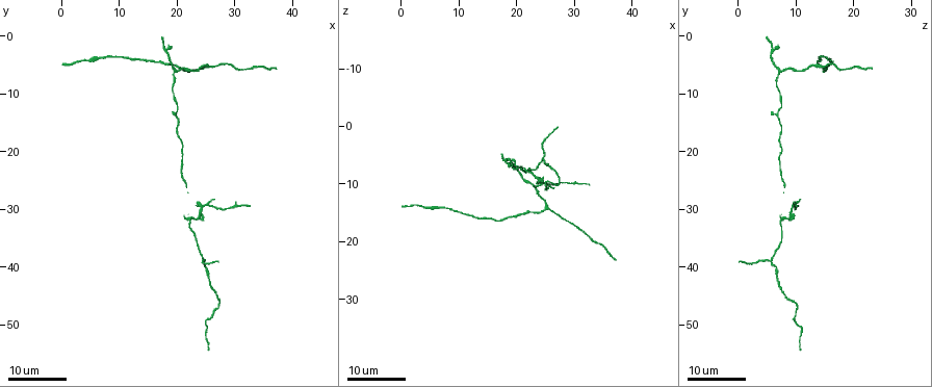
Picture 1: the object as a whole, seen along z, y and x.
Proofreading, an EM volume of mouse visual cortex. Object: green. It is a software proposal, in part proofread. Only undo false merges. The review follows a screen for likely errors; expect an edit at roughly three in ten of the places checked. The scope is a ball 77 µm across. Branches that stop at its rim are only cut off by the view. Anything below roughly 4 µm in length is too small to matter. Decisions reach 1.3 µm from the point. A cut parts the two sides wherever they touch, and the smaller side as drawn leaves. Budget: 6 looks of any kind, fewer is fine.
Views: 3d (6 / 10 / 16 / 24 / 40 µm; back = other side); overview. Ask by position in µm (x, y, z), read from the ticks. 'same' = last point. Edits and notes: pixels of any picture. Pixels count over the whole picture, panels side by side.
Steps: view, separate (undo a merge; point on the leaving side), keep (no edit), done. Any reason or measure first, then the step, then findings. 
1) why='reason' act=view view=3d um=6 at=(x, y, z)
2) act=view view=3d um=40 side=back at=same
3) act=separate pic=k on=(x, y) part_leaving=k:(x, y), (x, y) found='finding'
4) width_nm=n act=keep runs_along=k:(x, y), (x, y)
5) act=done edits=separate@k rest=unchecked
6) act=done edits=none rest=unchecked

why='three-way junction' act=view view=3d um=24 at=(19.5, 6.0, 7.5)

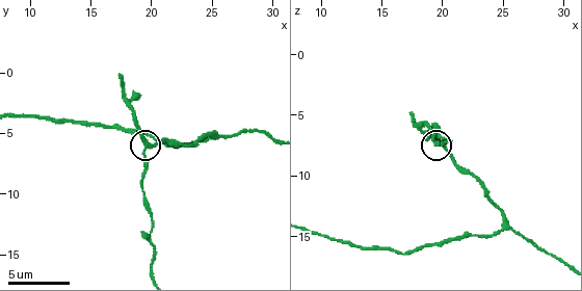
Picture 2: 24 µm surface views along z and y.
act=view view=3d um=6 at=same

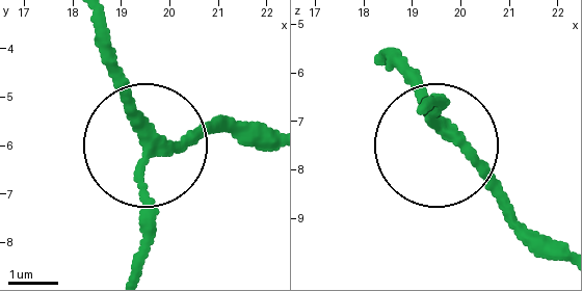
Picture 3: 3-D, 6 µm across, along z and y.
width_nm=220 act=keep found='continuous, no second neuron'

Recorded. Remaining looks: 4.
why='branch point' act=view view=3d um=24 at=(25.5, 5.5, 14.5)

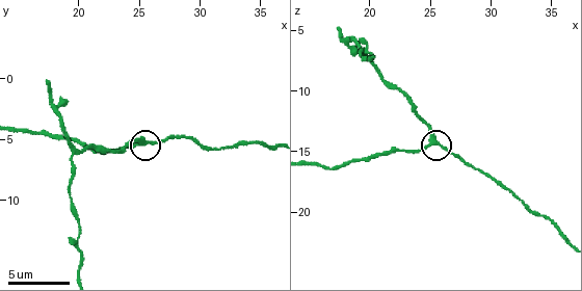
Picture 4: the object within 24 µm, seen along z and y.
act=view view=3d um=10 at=same

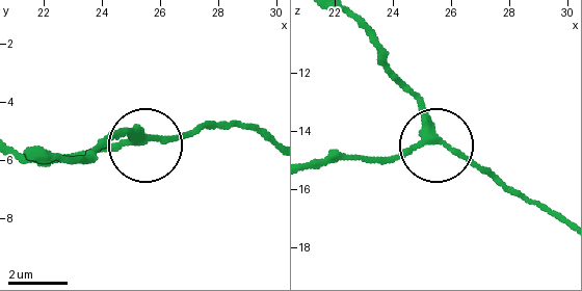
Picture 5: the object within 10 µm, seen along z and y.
width_nm=270 act=keep found='continuous, no second neuron'

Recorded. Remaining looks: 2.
act=done edits=none rest=unchecked

